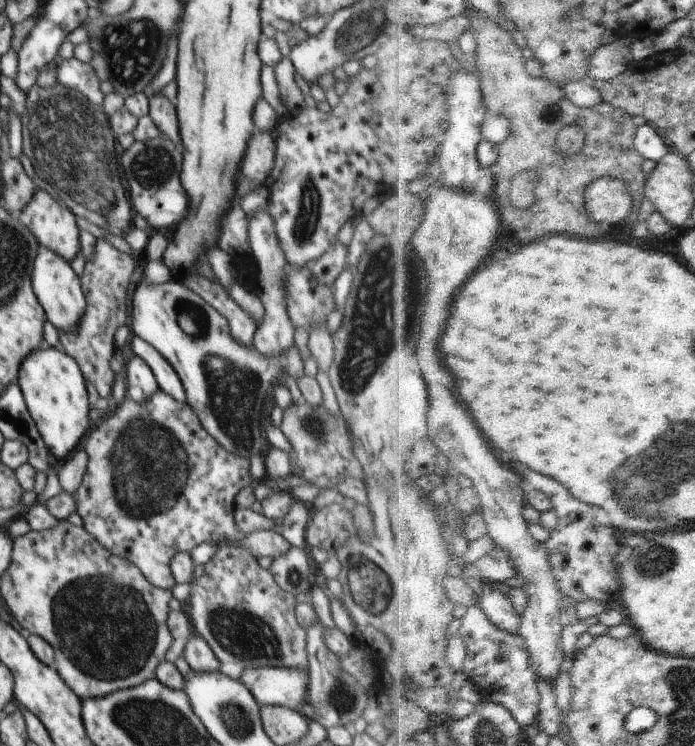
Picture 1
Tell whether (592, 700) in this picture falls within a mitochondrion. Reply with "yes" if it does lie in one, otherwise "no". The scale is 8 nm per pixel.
no

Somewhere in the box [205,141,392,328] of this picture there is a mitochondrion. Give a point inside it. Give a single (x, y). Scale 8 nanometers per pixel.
(306, 224)

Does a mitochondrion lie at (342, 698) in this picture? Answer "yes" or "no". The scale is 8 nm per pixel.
yes

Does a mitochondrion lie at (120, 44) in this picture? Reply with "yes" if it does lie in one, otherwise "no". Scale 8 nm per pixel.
yes

